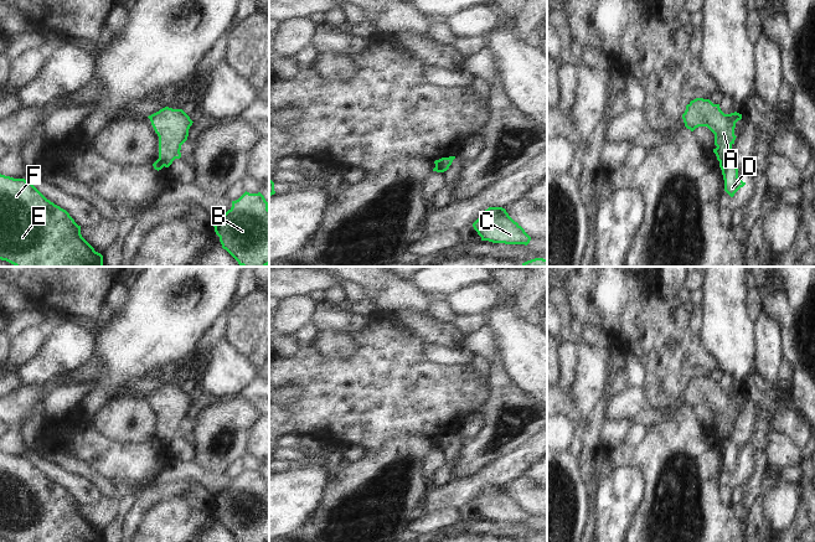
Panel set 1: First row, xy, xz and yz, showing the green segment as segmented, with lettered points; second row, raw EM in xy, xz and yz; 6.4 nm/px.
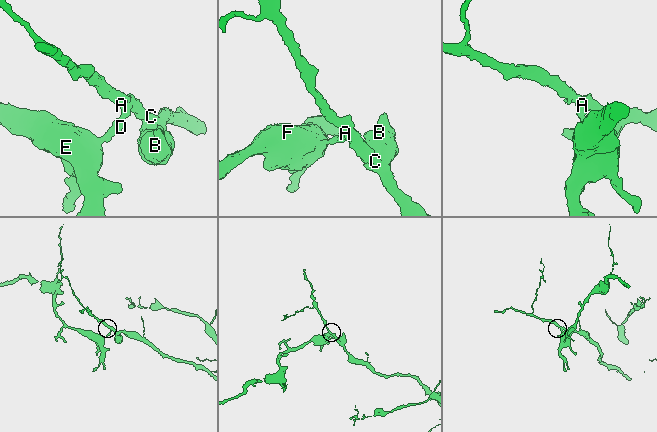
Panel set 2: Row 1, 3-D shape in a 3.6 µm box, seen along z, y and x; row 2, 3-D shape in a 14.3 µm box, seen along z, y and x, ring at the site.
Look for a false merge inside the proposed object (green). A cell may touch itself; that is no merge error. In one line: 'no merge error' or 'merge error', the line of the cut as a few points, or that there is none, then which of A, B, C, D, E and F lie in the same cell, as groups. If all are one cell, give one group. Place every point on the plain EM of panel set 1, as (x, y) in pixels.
merge error; cut in yz along (728, 435), (720, 439); A B C / D E F

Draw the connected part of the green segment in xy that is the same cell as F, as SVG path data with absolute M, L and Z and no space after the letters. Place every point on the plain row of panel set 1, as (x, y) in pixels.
M0 451L0 537L11 542L103 542L103 533L82 515L69 491L47 478L31 460Z

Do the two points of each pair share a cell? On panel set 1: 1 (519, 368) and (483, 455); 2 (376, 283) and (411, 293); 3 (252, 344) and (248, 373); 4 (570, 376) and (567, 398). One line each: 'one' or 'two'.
1: two
2: one
3: two
4: two

